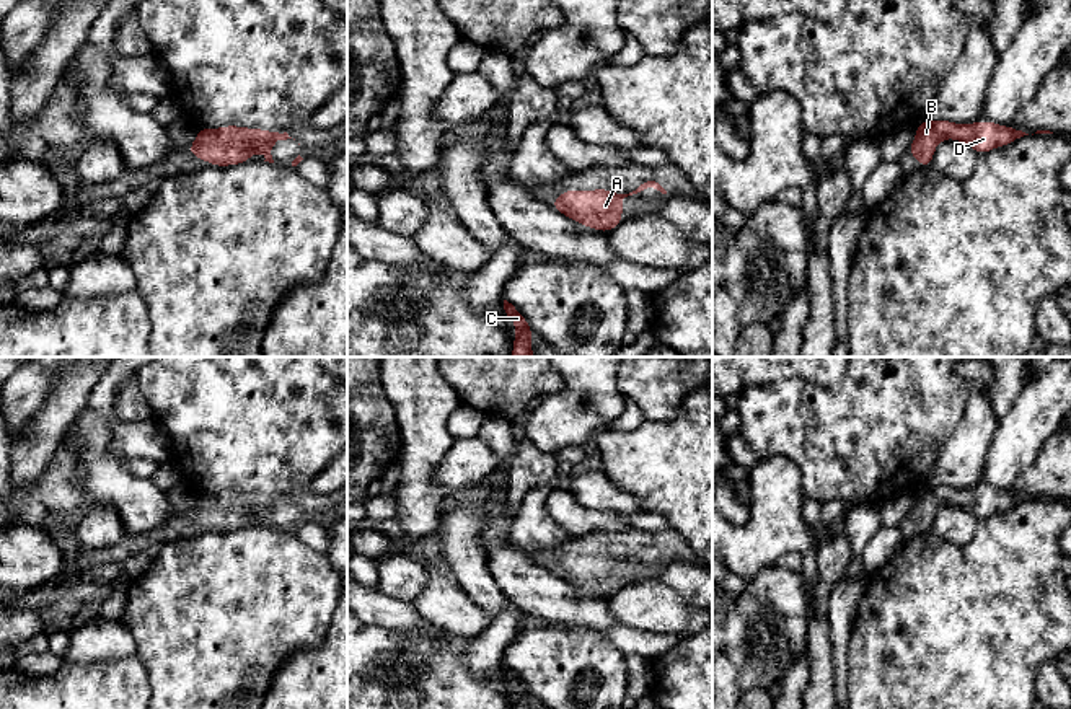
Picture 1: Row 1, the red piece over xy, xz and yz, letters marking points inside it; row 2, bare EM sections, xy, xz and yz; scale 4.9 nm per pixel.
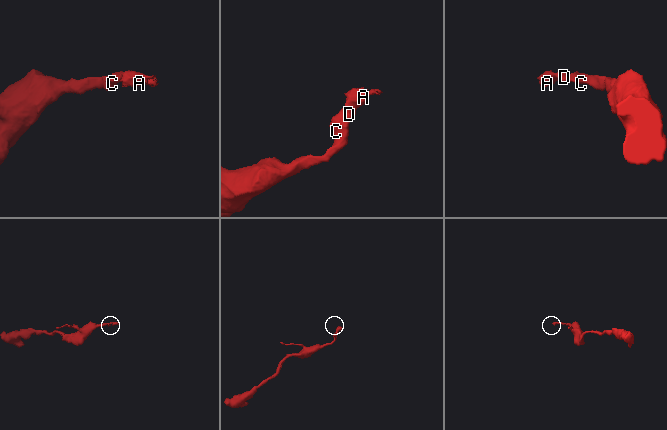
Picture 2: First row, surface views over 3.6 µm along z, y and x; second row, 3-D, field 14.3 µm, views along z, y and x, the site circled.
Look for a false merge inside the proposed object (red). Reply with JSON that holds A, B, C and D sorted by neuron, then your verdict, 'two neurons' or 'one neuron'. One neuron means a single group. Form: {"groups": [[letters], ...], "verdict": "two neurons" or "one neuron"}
{"groups": [["A", "B", "C", "D"]], "verdict": "one neuron"}

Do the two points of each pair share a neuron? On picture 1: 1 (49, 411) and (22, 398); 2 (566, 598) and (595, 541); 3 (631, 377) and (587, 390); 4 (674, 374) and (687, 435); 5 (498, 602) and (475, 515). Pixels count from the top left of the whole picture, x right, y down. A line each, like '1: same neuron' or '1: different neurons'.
1: different neurons
2: different neurons
3: different neurons
4: different neurons
5: same neuron

